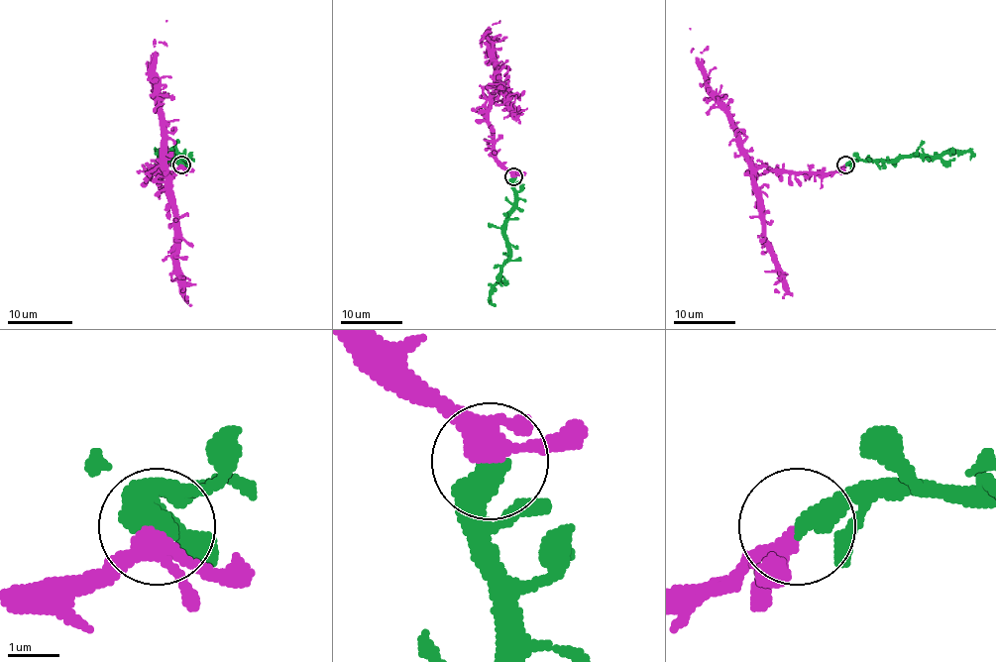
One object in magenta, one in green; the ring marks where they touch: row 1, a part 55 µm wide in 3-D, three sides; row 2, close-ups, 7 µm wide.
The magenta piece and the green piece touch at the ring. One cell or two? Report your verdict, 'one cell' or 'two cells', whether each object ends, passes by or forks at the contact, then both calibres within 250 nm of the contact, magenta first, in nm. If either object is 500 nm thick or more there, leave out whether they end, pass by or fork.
one cell; magenta forks; green ends; calibres 280 and 480 nm

